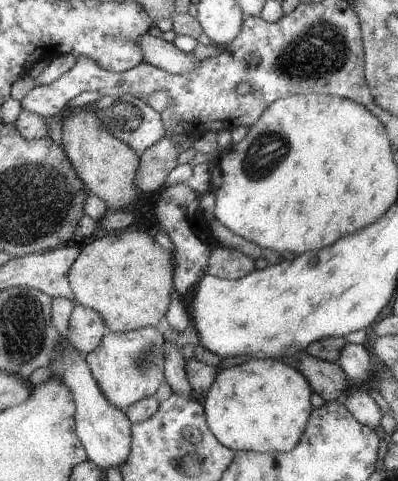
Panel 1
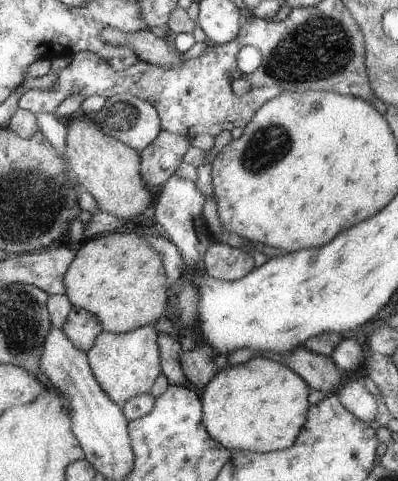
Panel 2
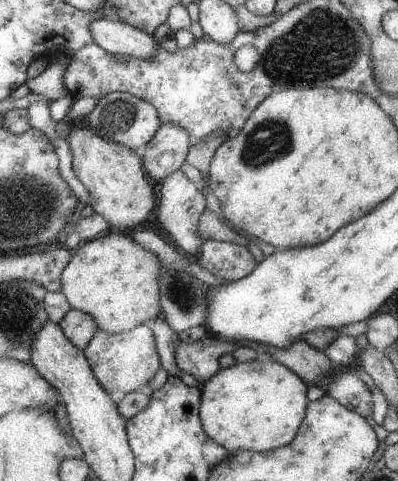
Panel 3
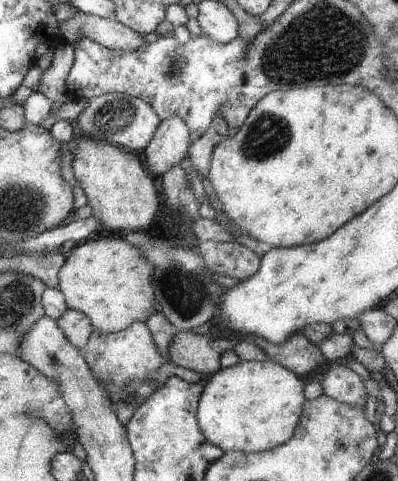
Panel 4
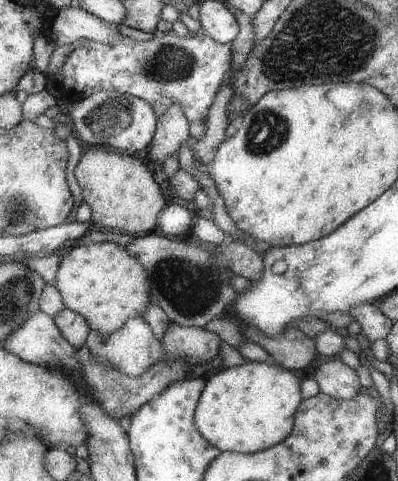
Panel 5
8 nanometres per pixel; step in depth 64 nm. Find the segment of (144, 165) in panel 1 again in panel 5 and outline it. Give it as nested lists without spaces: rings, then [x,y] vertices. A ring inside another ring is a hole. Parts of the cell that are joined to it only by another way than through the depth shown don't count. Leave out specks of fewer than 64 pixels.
[[[171,104],[169,110],[159,116],[157,136],[153,138],[153,146],[149,146],[147,160],[161,170],[161,162],[167,156],[175,156],[183,140],[191,140],[189,120],[185,118],[185,108],[181,104]]]

